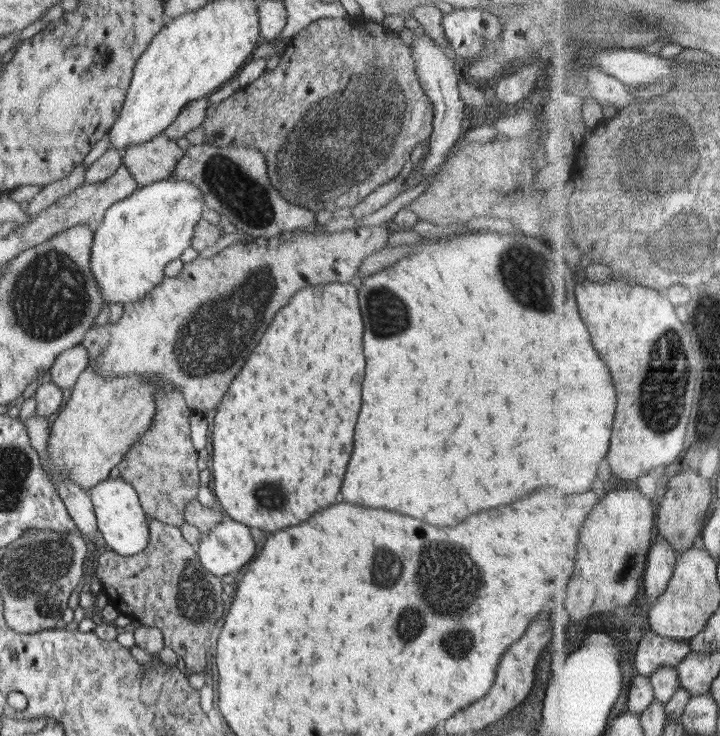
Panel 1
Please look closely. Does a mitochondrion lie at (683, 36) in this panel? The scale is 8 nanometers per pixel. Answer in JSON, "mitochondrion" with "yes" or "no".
{"mitochondrion":"no"}

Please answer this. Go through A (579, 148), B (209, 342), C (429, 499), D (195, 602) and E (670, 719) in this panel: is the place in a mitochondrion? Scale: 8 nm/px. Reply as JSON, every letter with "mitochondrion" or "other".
{"A":"other","B":"mitochondrion","C":"other","D":"mitochondrion","E":"other"}

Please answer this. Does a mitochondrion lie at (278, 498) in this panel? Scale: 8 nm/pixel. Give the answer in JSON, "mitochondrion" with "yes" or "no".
{"mitochondrion":"yes"}

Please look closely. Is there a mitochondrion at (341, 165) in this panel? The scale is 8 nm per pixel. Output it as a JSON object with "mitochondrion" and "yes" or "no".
{"mitochondrion":"yes"}

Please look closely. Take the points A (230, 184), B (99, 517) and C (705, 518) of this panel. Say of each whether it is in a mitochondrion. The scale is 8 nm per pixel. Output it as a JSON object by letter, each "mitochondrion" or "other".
{"A":"mitochondrion","B":"other","C":"other"}

